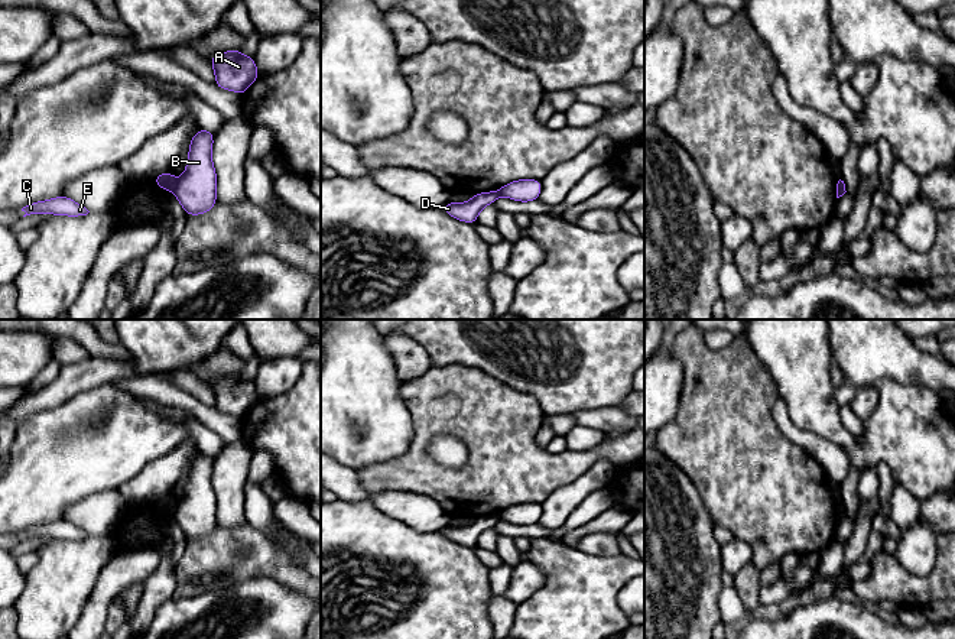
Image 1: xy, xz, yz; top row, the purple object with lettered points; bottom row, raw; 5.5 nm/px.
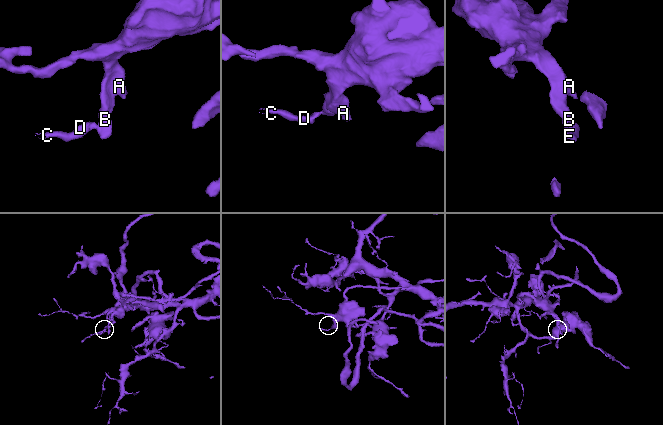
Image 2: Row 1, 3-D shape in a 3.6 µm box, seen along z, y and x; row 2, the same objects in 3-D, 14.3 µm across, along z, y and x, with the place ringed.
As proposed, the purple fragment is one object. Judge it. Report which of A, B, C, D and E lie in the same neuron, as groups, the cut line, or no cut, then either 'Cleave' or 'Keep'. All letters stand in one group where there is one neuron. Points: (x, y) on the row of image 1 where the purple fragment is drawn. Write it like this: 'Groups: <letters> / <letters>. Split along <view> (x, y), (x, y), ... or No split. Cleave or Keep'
Groups: A B / C D E. Split along xy (176, 181), (171, 190). Cleave

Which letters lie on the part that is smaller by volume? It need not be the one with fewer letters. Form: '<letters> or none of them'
C, D, E

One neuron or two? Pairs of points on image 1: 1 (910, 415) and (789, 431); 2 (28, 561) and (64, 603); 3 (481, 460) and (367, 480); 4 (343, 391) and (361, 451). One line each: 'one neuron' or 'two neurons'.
1: two neurons
2: two neurons
3: one neuron
4: one neuron

